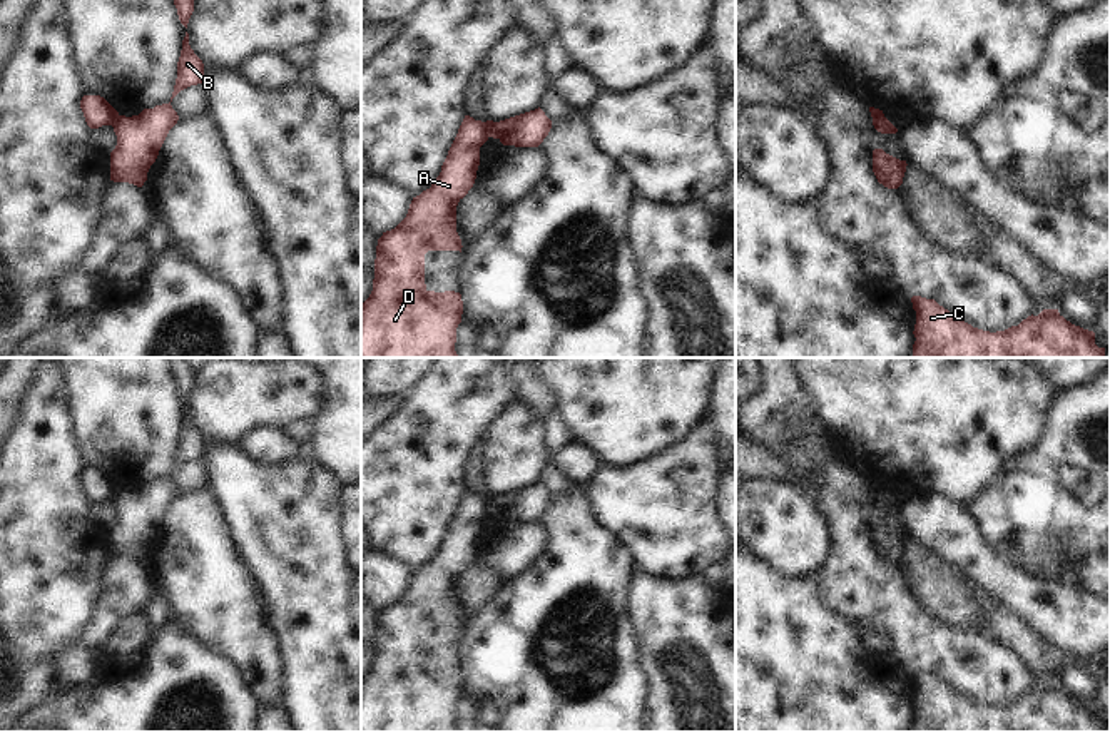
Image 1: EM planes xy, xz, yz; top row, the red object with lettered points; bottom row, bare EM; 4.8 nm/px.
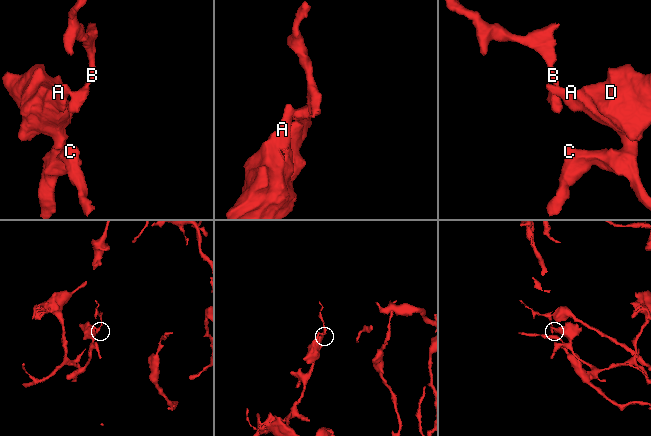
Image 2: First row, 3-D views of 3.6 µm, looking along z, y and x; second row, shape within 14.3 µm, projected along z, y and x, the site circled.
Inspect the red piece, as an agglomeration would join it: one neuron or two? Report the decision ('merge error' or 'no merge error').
merge error

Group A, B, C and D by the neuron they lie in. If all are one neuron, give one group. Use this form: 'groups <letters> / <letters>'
groups A C D / B

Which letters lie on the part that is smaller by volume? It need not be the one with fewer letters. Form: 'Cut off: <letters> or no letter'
Cut off: B

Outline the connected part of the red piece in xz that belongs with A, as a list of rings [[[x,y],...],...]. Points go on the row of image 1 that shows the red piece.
[[[465,115],[440,175],[430,189],[413,197],[406,217],[378,239],[373,291],[361,304],[361,358],[458,358],[455,343],[463,314],[461,294],[426,289],[425,254],[428,251],[461,252],[456,206],[475,184],[480,147],[486,140],[488,120]]]

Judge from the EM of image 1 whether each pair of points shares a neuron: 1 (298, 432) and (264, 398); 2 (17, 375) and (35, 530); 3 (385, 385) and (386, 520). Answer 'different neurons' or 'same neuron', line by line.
1: different neurons
2: different neurons
3: different neurons

